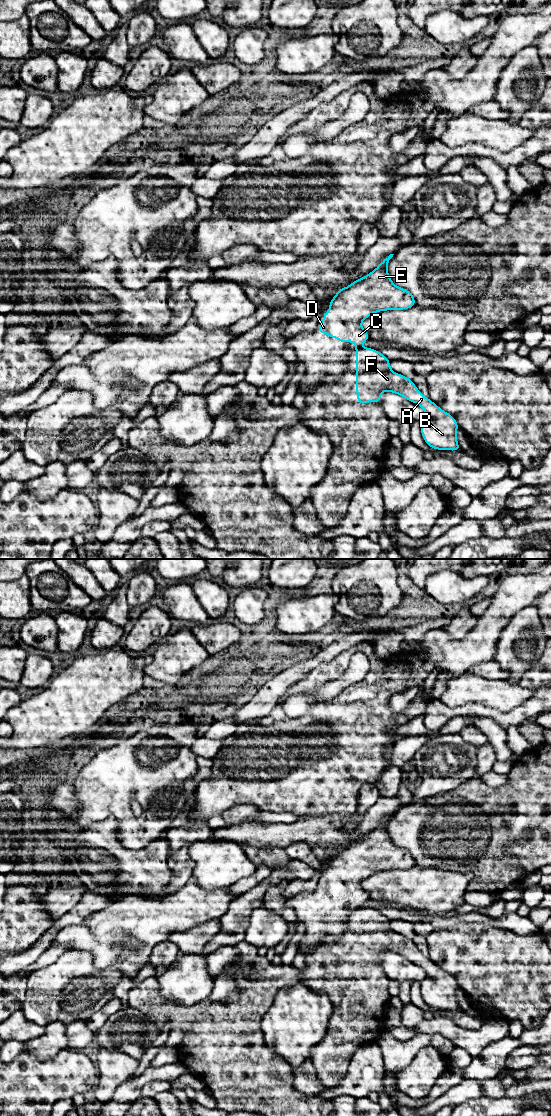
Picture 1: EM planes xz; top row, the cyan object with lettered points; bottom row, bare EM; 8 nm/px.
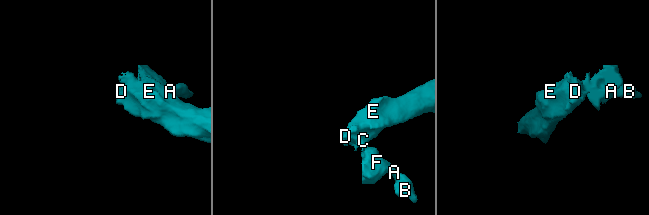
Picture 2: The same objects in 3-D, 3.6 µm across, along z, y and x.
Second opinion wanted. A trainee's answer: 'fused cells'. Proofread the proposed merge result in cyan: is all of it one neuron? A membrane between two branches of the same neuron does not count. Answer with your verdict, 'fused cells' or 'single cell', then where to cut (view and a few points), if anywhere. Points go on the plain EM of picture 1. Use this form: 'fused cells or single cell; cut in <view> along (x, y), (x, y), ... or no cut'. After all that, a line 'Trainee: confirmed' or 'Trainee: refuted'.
fused cells; cut in xz along (359, 907), (356, 909)
Trainee: confirmed

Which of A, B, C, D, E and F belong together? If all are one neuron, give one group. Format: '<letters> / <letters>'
A B F / C D E

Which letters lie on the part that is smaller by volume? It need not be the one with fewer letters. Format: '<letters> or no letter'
A, B, F

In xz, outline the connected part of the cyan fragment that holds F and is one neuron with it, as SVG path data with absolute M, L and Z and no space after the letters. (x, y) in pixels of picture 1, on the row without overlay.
M358 908L356 912L356 953L359 965L367 962L380 964L381 953L389 951L399 954L408 961L418 963L426 972L427 977L421 981L421 994L424 1001L432 1008L438 1010L460 1011L456 994L459 988L455 978L449 973L439 968L433 961L426 958L412 942L411 939L403 934L397 934L390 928L390 920L383 914L372 908Z

